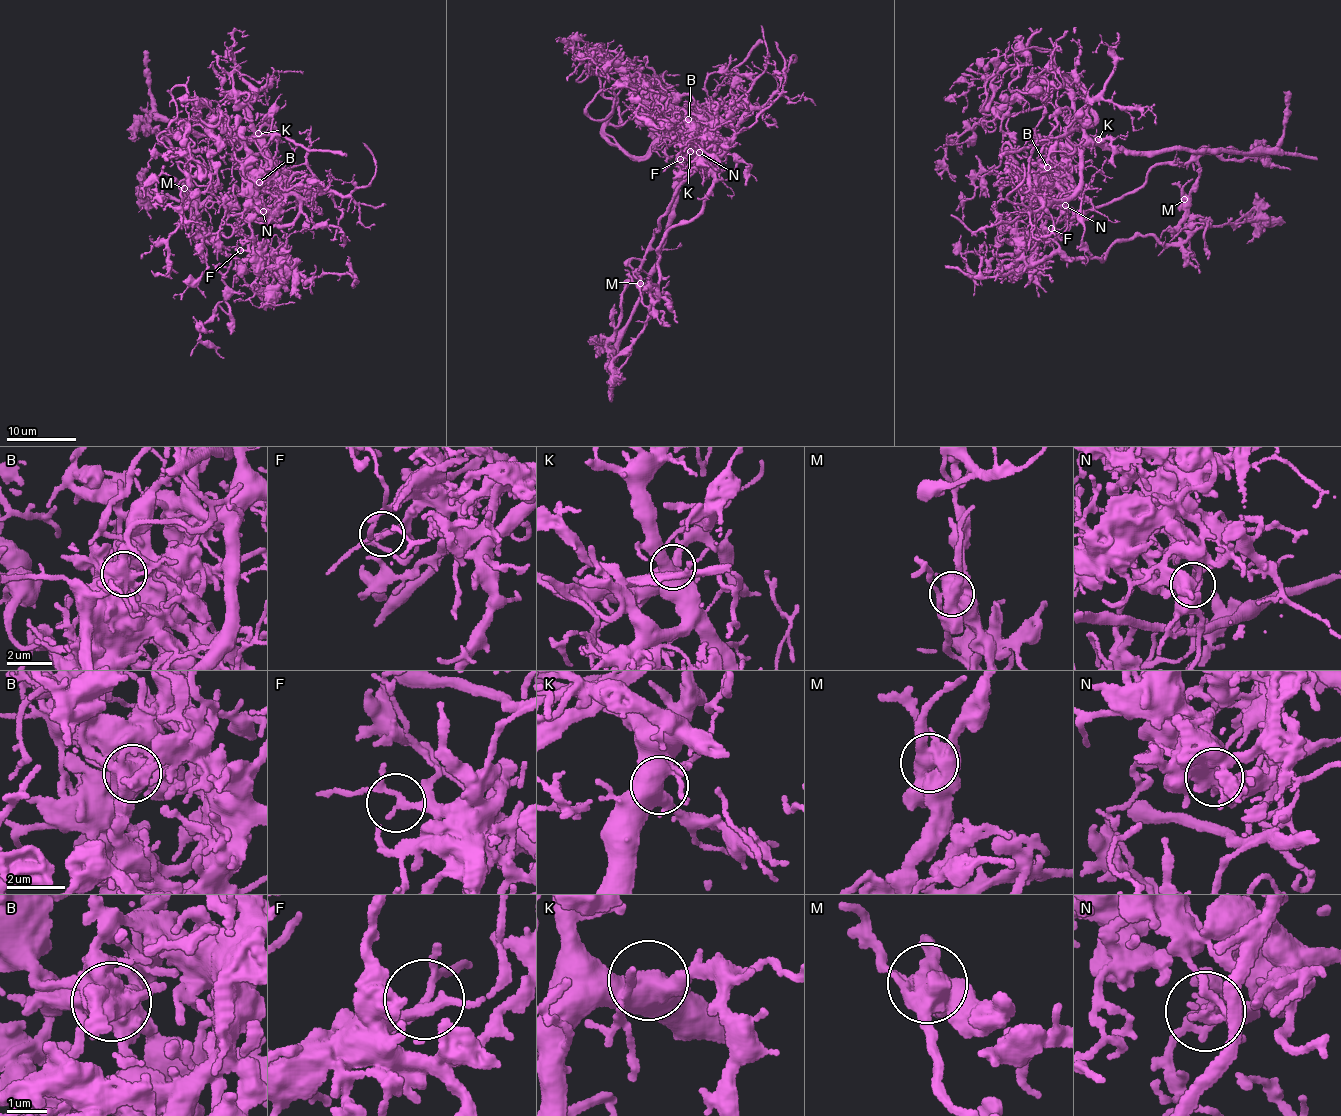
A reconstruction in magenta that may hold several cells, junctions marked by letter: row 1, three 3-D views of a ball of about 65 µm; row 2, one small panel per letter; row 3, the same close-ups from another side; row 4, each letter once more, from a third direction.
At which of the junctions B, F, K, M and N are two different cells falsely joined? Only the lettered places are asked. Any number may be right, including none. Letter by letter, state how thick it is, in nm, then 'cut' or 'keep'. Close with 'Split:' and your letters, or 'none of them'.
B: 550 nm thick; cut
F: 160 nm thick; keep
K: 480 nm thick; keep
M: 600 nm thick; cut
N: 180 nm thick; cut
Split: B, M, N

